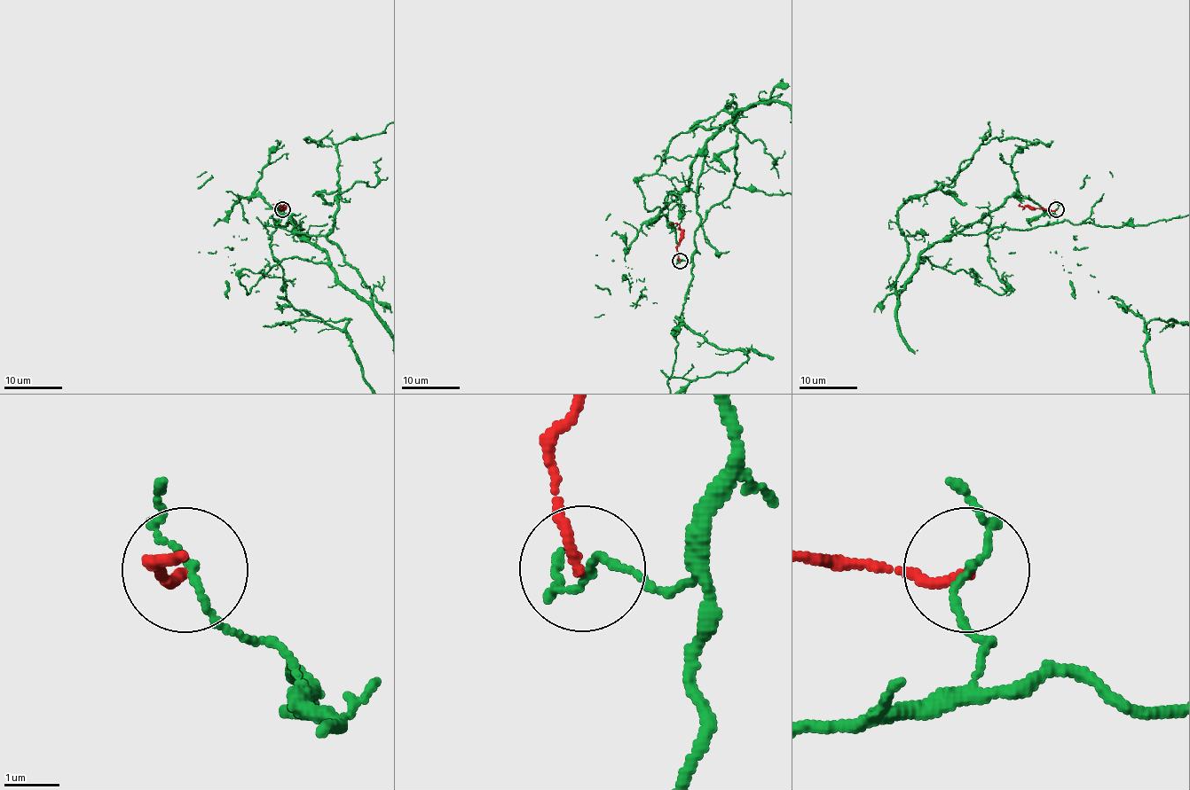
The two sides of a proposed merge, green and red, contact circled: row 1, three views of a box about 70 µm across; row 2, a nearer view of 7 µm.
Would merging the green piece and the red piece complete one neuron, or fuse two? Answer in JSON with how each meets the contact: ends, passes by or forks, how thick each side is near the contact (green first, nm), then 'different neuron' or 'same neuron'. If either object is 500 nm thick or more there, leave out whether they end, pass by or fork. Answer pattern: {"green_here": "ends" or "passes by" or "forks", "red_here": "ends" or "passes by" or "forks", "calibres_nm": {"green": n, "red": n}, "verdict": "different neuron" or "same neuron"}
{"green_here": "passes by", "red_here": "ends", "calibres_nm": {"green": 100, "red": 150}, "verdict": "different neuron"}

